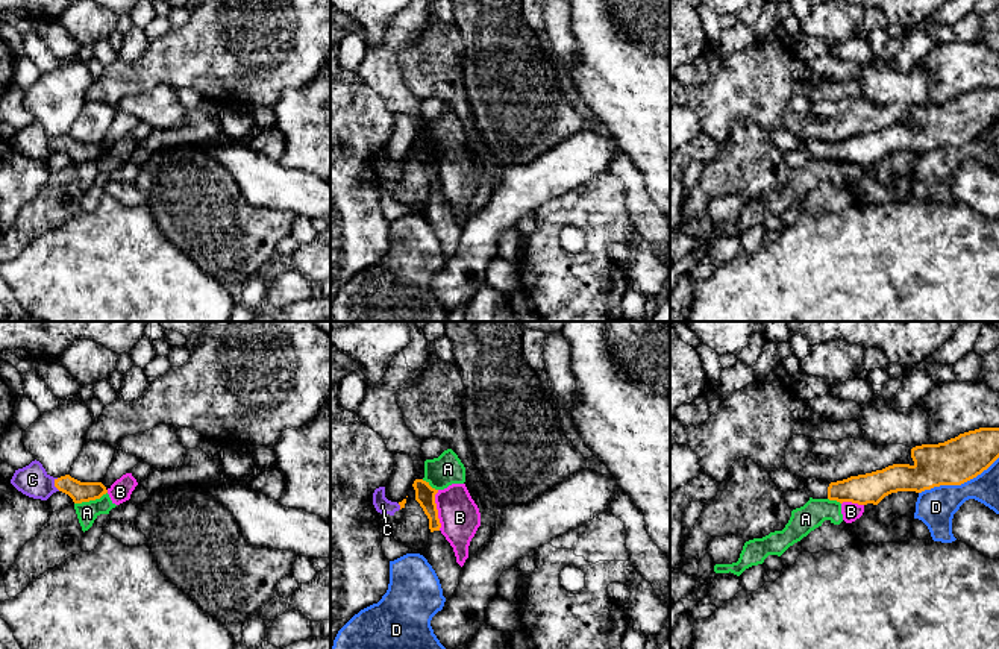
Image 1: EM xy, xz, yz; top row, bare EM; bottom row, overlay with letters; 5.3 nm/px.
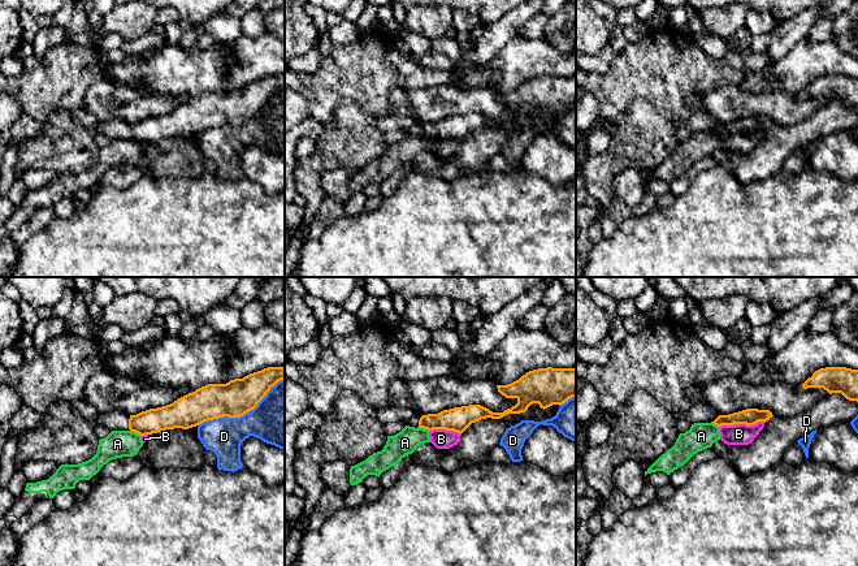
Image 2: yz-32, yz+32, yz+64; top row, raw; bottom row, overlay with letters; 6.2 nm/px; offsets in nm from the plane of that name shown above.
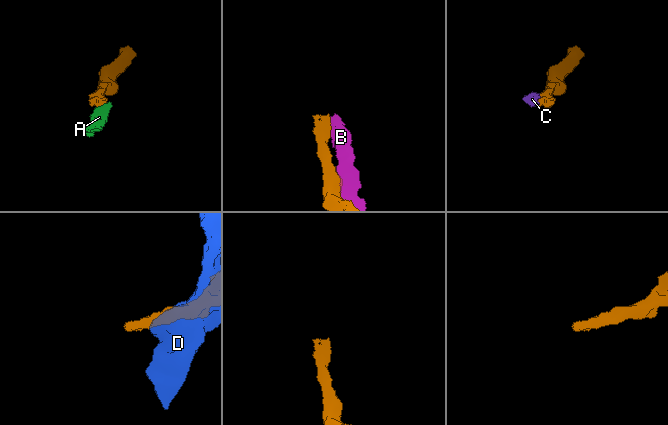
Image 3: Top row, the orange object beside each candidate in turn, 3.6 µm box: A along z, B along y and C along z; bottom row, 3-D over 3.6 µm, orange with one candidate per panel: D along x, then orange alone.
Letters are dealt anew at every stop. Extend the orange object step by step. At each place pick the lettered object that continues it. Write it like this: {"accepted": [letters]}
{"accepted": ["C"]}

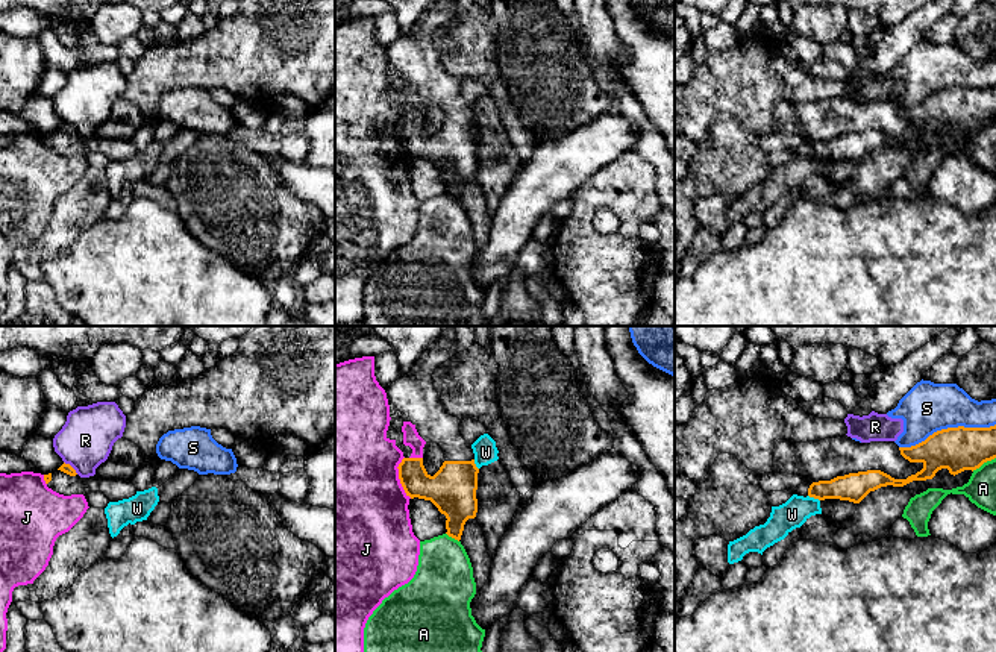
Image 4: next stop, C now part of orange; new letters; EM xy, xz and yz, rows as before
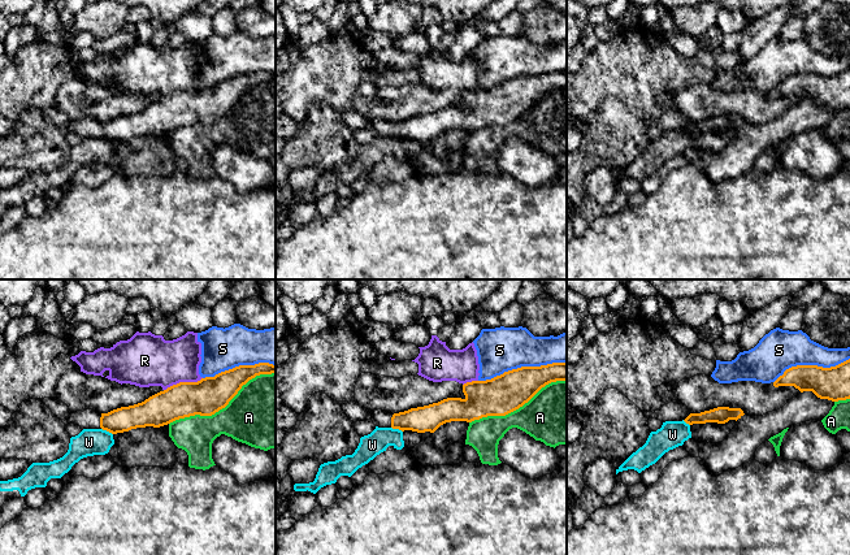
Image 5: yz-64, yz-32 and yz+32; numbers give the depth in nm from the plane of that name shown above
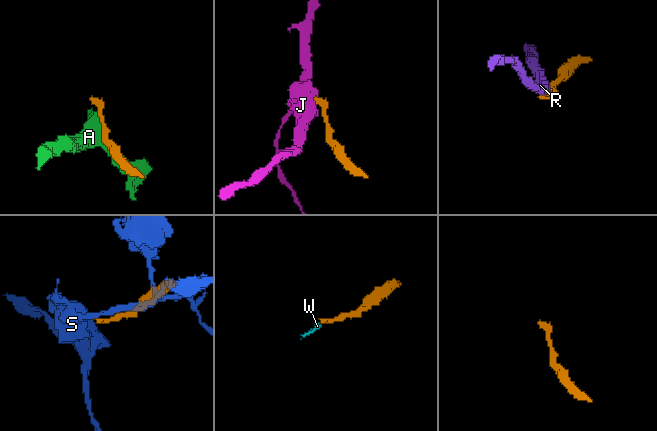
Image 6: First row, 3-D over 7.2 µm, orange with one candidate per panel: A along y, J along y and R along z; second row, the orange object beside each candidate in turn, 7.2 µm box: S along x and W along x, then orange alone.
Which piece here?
{"accepted": []}

